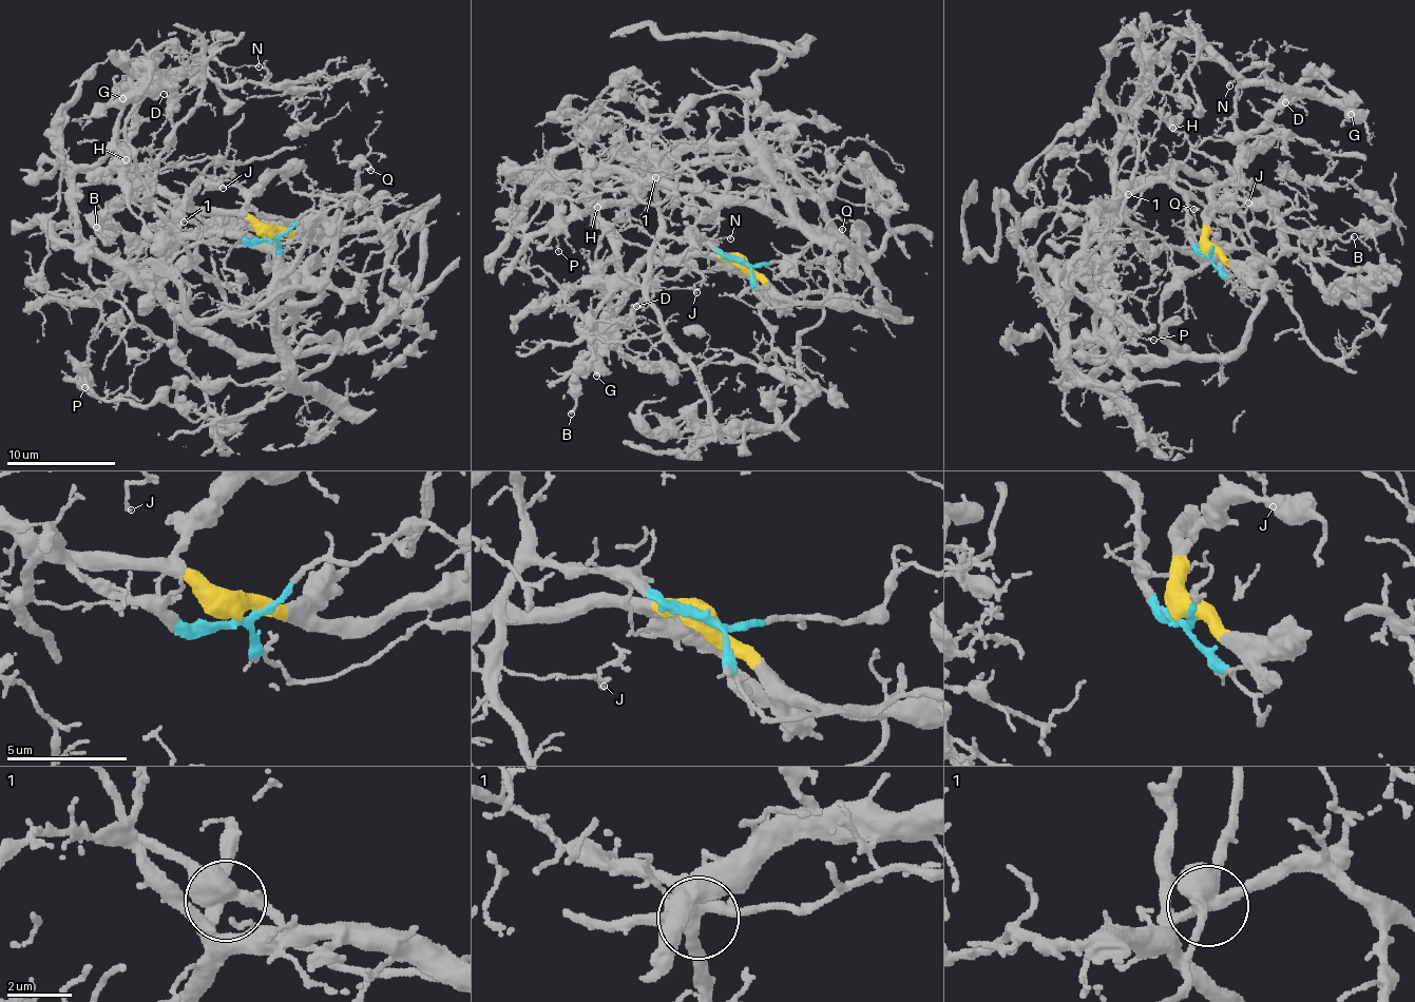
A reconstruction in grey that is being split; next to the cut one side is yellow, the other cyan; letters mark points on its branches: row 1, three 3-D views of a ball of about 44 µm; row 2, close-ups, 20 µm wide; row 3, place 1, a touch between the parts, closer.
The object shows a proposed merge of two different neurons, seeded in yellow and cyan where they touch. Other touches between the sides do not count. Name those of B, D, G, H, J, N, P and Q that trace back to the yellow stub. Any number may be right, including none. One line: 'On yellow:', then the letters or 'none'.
On yellow: B, D, G, H, J, N

